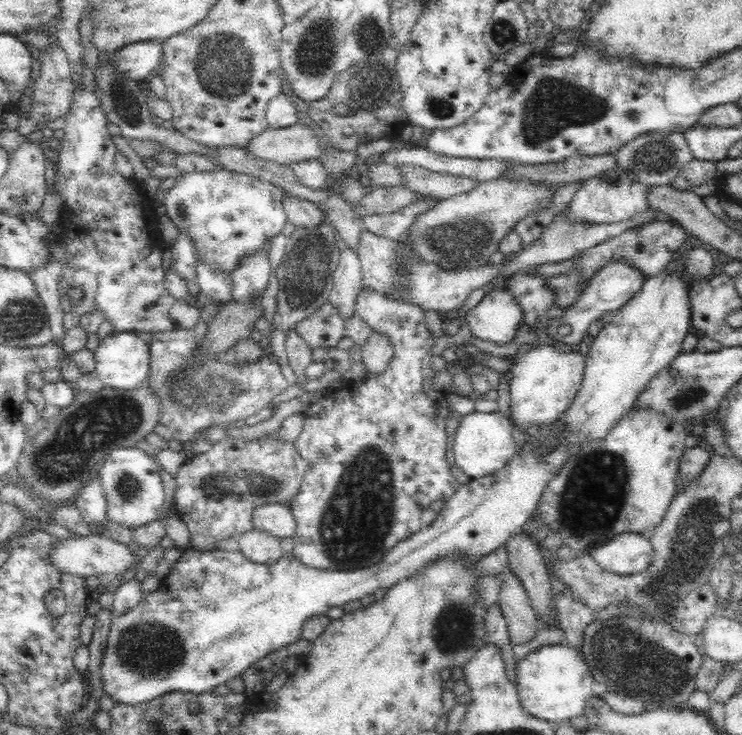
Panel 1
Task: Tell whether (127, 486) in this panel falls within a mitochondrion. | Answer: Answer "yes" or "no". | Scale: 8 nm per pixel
yes

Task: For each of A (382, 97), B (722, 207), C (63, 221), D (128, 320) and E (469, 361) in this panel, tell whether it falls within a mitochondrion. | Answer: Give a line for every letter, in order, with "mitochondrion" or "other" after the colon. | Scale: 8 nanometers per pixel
A: mitochondrion
B: other
C: other
D: other
E: other

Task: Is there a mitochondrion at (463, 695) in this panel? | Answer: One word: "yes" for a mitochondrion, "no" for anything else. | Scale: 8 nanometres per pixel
no

